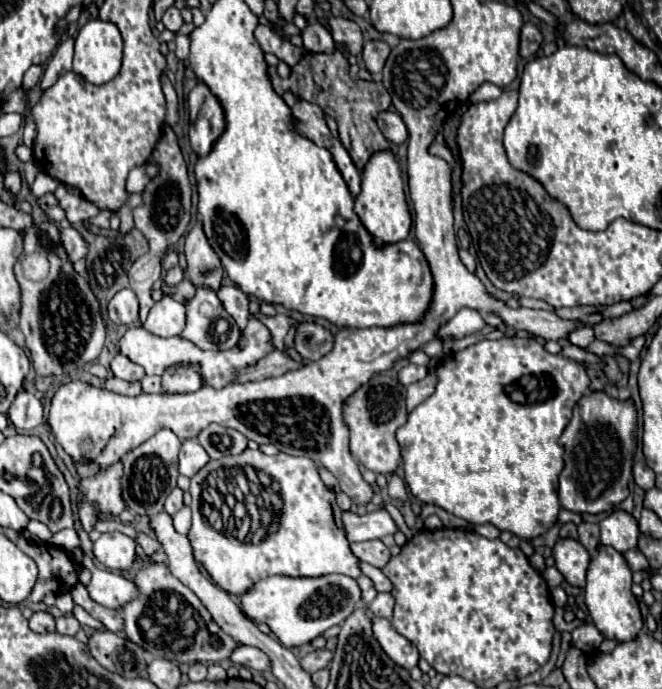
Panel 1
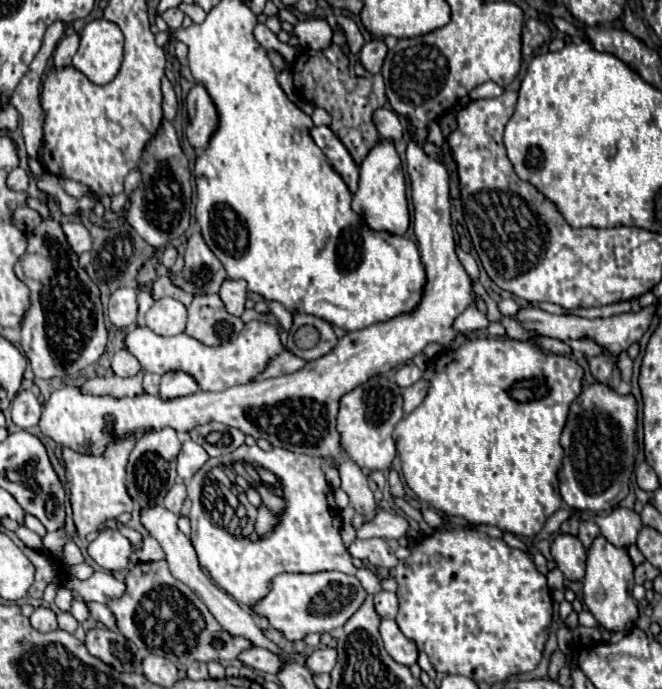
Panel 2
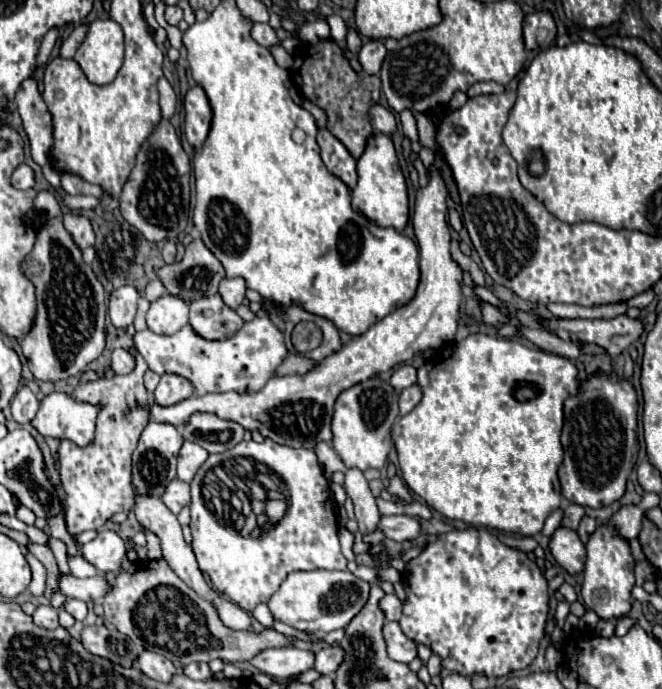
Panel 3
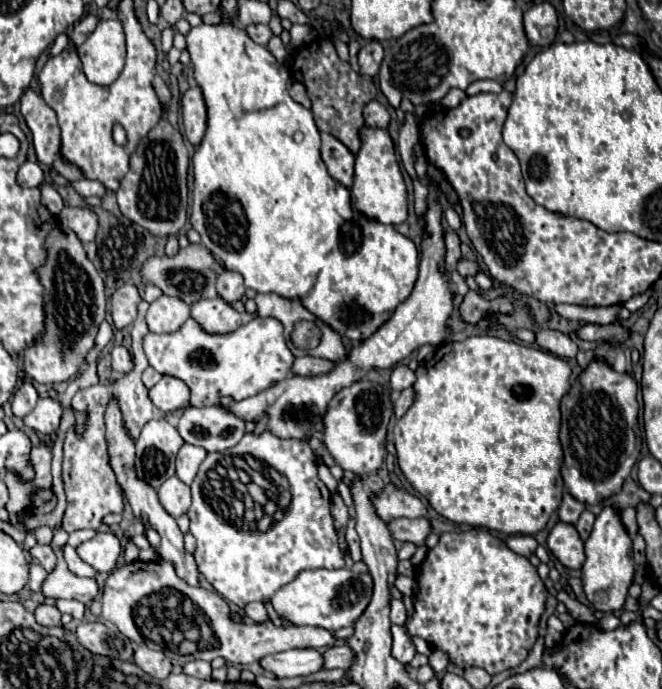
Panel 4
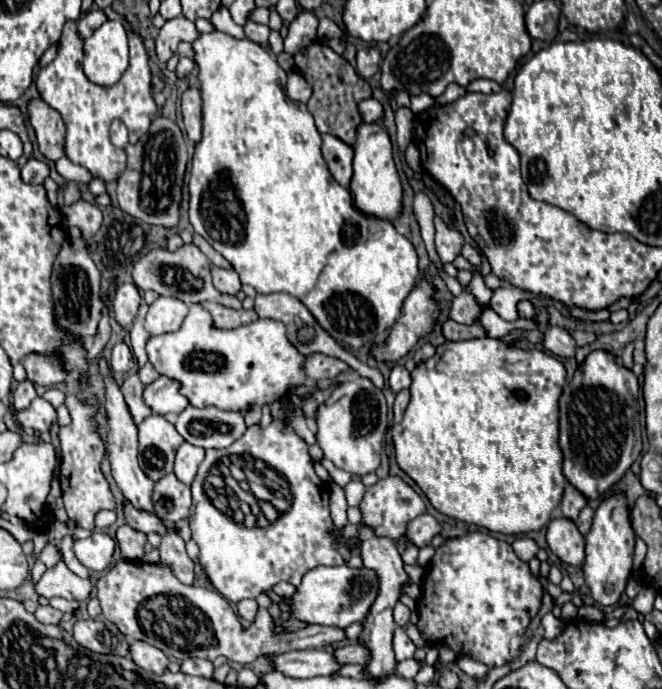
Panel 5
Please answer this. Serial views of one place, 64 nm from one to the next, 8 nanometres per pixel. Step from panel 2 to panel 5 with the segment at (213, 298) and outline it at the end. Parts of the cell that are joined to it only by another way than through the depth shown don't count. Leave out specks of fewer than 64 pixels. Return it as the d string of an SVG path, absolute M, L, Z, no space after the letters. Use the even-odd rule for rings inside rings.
M204 302L202 304L214 318L214 324L218 328L238 328L242 324L248 324L252 320L256 320L256 312L248 312L248 310L232 310L232 308L226 308L222 304L216 304L216 302Z

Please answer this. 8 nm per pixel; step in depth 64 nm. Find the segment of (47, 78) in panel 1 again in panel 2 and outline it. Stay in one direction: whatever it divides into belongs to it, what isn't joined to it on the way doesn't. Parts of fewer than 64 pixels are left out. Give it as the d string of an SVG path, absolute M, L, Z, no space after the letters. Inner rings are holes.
M74 32L72 36L64 36L54 50L54 66L58 66L58 68L68 66L72 62L72 56L78 50L78 44L80 44L80 34L78 32Z

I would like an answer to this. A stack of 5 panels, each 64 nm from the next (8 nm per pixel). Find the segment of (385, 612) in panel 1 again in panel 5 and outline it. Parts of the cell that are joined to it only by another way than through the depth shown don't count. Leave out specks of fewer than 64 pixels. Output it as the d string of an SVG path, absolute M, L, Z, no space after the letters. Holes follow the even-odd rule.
M398 602L396 608L394 608L394 620L396 620L398 626L404 626L410 620L410 608L406 604Z

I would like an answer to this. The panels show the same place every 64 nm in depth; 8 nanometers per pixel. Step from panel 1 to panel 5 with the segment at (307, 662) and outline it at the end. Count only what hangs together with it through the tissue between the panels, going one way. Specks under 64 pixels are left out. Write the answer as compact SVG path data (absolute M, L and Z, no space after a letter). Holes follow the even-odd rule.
M346 644L338 650L334 650L338 662L342 664L366 664L368 662L368 648L360 644Z

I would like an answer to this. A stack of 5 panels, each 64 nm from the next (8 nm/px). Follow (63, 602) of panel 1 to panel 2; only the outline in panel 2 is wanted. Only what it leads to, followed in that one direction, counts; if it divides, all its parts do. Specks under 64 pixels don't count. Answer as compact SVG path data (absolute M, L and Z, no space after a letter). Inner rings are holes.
M60 588L58 590L58 594L56 594L56 600L54 600L54 604L60 608L60 610L70 610L70 604L72 604L72 600L74 600L74 596L72 596L72 592L68 590L68 588Z

